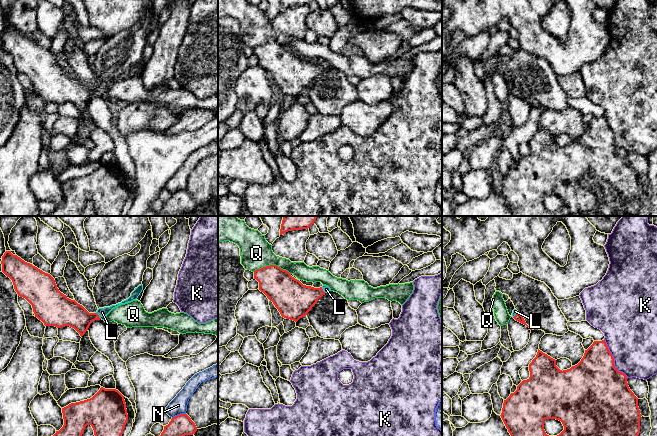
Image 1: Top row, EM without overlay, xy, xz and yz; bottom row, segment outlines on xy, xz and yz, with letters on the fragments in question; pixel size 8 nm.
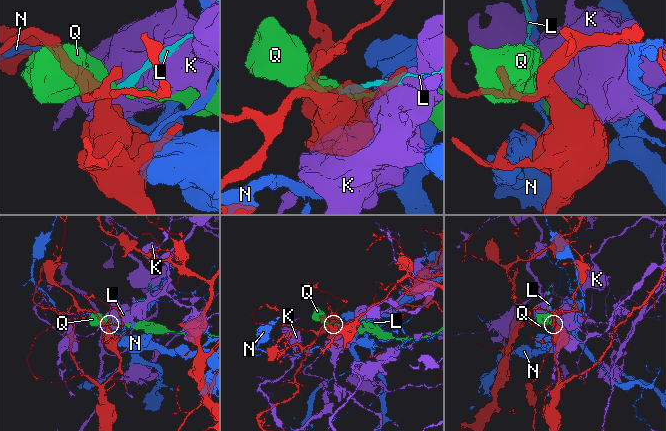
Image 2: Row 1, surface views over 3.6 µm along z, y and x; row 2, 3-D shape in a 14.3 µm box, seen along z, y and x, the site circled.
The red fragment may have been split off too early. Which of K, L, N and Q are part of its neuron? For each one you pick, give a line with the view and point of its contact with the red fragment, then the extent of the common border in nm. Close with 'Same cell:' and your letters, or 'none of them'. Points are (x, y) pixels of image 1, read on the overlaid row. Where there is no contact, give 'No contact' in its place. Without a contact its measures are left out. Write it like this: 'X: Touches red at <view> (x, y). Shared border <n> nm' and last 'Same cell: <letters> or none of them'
L: Touches red at xy (98, 315). Shared border 70 nm
Same cell: L

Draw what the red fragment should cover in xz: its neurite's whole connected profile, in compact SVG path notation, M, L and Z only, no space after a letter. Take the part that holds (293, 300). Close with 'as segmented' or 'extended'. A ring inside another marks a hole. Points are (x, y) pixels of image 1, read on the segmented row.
M276 265L255 270L254 279L259 282L259 290L273 302L281 316L295 322L306 316L318 299L331 291L326 285L320 288L303 285Z; extended

